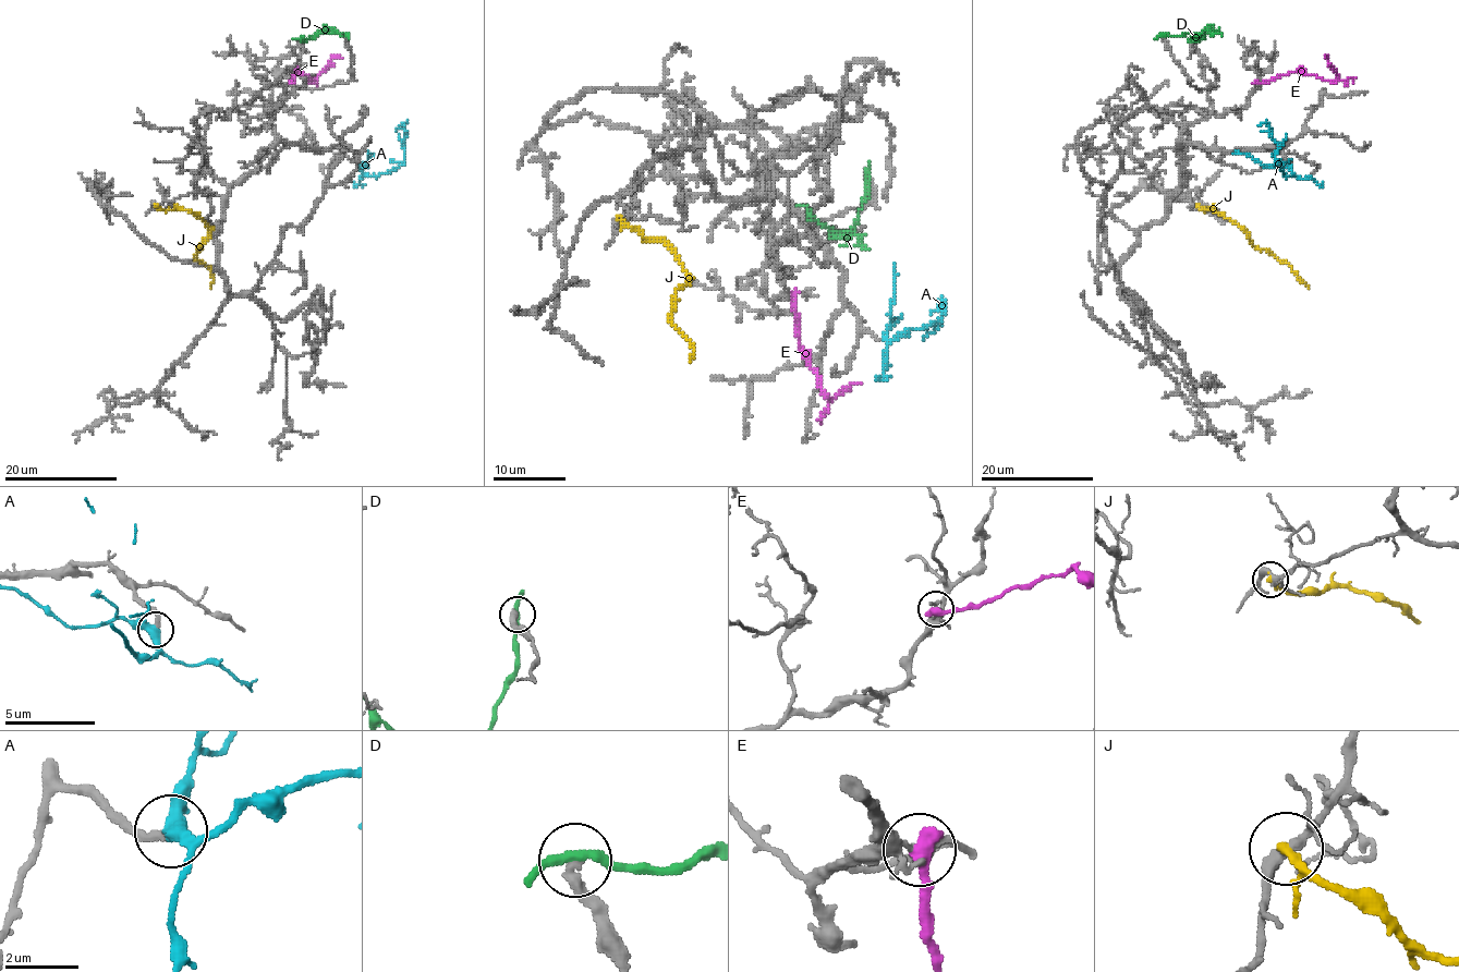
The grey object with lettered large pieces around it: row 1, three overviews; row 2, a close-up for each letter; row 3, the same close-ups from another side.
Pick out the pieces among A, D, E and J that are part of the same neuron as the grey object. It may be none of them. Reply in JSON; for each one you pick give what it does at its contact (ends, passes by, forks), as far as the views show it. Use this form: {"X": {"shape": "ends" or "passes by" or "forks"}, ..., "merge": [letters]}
{"A": {"shape": "passes by"}, "merge": ["A"]}

